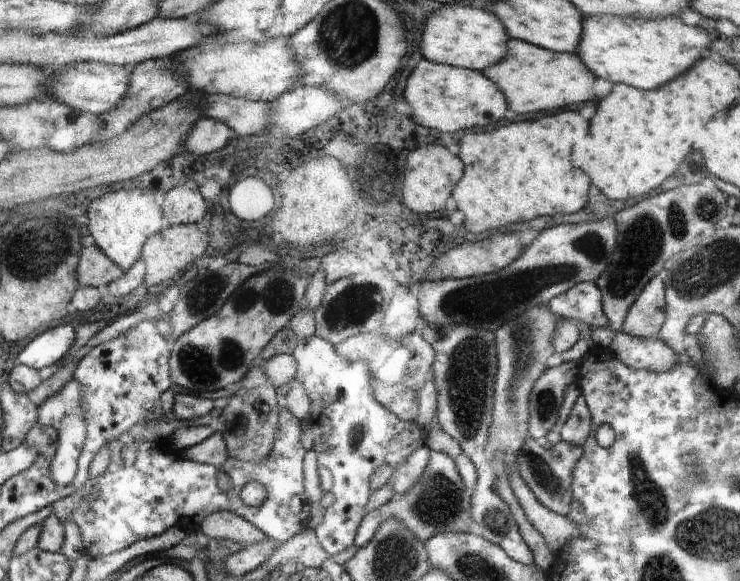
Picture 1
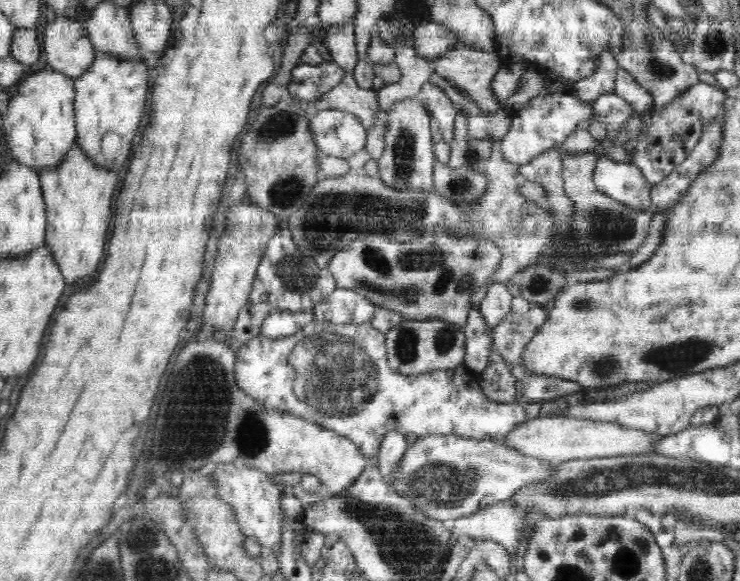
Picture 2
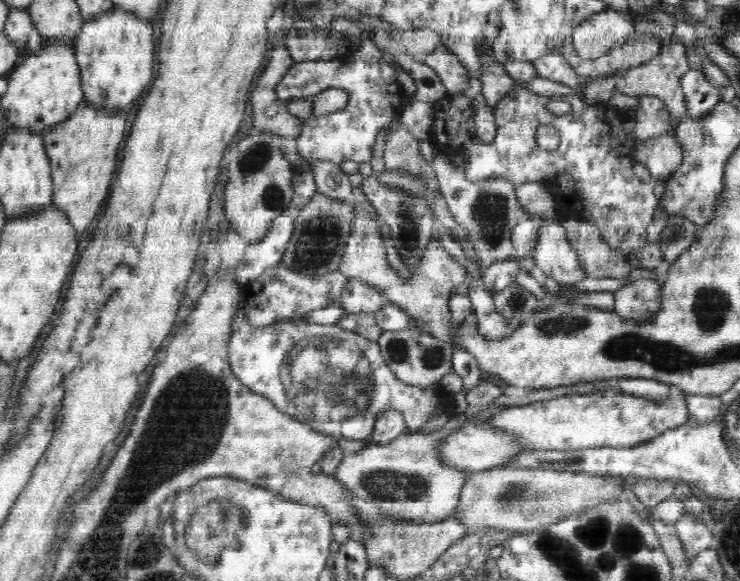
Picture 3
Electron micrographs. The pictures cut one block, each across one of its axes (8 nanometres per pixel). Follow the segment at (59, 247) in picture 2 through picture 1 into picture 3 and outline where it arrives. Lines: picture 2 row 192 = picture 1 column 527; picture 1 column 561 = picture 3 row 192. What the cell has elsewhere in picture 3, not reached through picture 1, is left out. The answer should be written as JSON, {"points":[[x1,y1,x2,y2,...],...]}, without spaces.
{"points":[[82,102,68,121,46,130,43,145,49,158,53,182,53,205,65,214,78,240,90,230,110,192,118,148,126,132,126,113,122,110,97,110]]}

